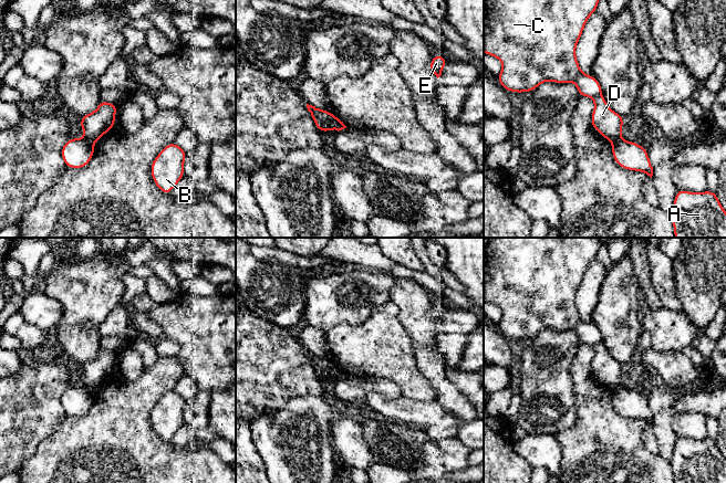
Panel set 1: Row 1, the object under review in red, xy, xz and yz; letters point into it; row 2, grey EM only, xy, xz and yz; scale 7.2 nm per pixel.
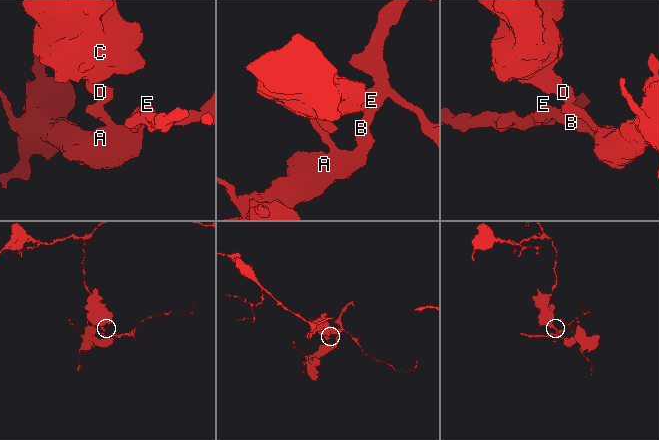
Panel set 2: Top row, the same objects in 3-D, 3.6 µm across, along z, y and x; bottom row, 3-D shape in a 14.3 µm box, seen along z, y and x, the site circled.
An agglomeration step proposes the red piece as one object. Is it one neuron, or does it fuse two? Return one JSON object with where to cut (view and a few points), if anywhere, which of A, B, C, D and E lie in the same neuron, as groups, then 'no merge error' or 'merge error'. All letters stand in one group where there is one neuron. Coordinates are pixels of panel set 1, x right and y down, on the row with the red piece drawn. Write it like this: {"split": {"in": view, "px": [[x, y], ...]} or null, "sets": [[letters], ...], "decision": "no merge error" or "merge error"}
{"split": {"in": "xz", "px": [[329, 113], [331, 125], [334, 128]]}, "sets": [["A", "B", "E"], ["C", "D"]], "decision": "merge error"}

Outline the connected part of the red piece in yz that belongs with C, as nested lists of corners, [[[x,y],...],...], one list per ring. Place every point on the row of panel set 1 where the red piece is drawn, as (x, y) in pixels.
[[[484,0],[484,53],[501,61],[499,84],[508,92],[535,91],[544,81],[557,84],[573,82],[579,97],[589,96],[594,101],[591,115],[592,127],[611,143],[620,140],[624,117],[613,112],[604,97],[599,81],[583,73],[579,66],[575,48],[589,17],[597,12],[600,0]]]

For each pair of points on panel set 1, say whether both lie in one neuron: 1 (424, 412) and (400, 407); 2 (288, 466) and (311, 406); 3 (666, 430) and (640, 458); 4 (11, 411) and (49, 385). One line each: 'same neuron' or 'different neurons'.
1: same neuron
2: same neuron
3: different neurons
4: same neuron

